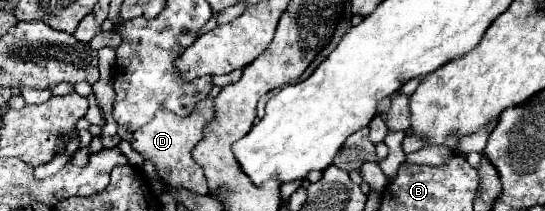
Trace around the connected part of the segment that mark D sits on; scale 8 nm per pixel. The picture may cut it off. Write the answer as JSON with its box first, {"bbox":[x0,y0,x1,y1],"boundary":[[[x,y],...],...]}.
{"bbox":[130,99,214,195],"boundary":[[[212,99],[200,101],[188,117],[178,117],[172,111],[160,109],[150,123],[146,123],[144,127],[134,131],[134,135],[130,139],[130,145],[144,159],[150,159],[154,163],[158,175],[170,187],[186,187],[186,189],[196,191],[200,195],[208,195],[208,185],[206,185],[202,167],[192,159],[192,147],[204,137],[204,127],[212,117],[214,117]]]}

